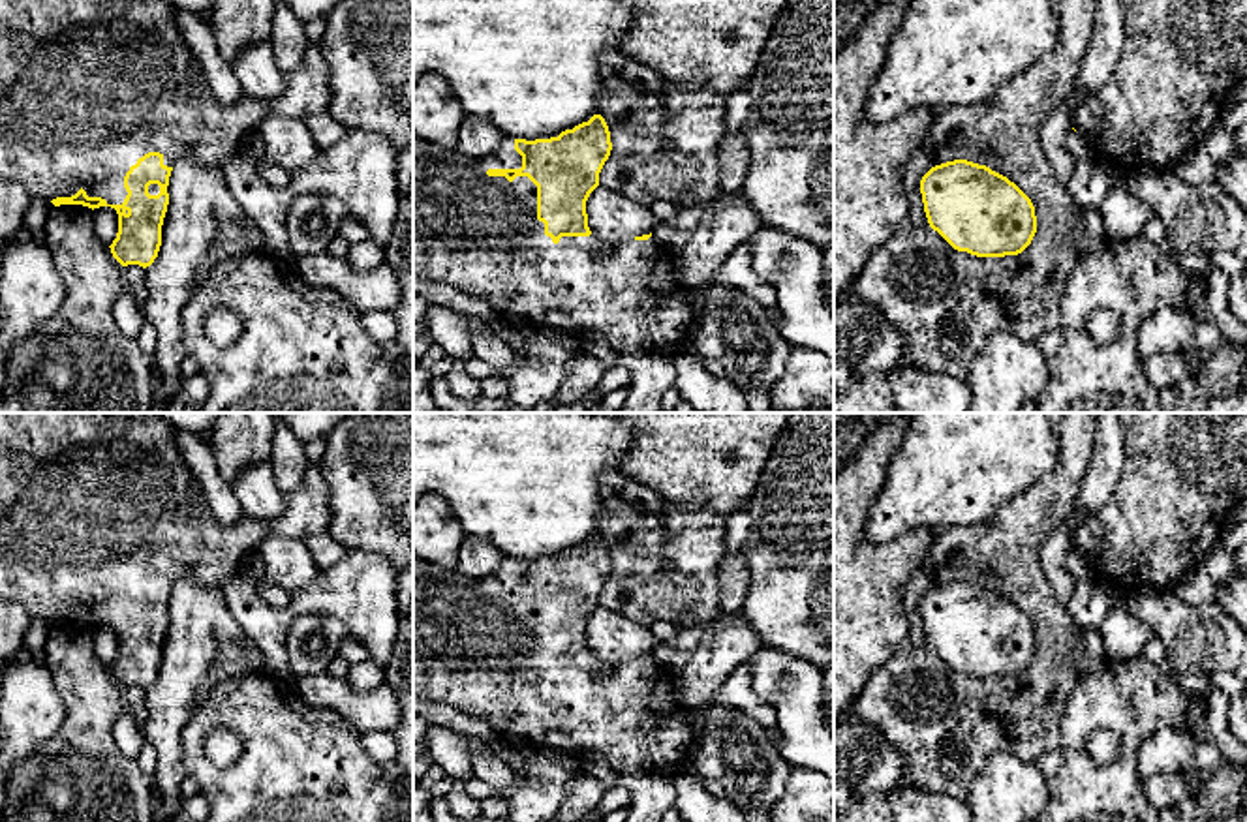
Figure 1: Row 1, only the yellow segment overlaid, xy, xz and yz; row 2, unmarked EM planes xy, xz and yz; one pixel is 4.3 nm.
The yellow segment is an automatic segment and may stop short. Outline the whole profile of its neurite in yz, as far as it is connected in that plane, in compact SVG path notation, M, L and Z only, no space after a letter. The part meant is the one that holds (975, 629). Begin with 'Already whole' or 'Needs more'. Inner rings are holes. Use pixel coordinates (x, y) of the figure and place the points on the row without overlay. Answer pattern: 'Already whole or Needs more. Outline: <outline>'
Already whole. Outline: M967 580L935 586L922 597L920 614L930 647L958 672L1018 676L1037 653L1031 619L986 586Z

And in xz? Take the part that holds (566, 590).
Needs more. Outline: M601 535L550 559L511 559L485 576L436 567L413 556L413 698L447 704L481 719L511 743L554 753L601 753L616 775L644 773L676 777L695 747L691 711L674 700L672 672L650 655L607 664L588 647L586 621L599 606L599 593L612 571Z

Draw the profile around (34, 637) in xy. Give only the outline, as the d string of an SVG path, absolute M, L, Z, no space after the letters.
M32 619L30 627L24 632L24 653L30 655L36 649L41 649L47 638L49 625L43 619Z

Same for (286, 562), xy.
M270 533L259 544L257 554L263 559L263 572L259 576L289 593L310 586L323 574L300 539Z

